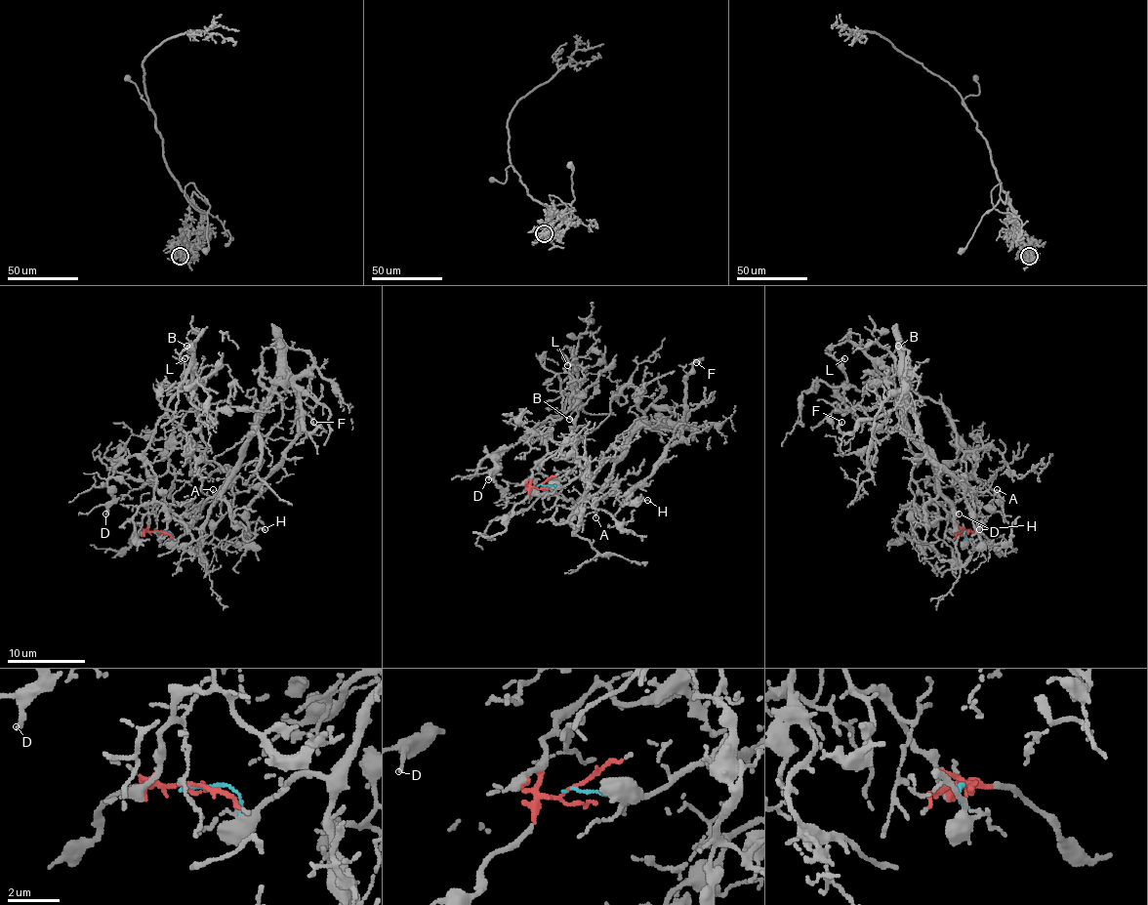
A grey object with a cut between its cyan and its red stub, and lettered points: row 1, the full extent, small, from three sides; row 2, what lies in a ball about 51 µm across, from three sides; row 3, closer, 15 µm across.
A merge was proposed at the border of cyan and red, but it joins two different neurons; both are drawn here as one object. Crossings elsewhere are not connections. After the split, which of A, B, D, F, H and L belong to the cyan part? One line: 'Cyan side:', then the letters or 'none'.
Cyan side: A, F, H

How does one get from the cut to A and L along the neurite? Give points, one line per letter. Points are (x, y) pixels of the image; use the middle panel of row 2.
A: (541, 483), (560, 485), (615, 461), (615, 470), (584, 505), (586, 514), (595, 516)
L: (541, 483), (531, 485), (531, 470), (547, 445), (527, 433), (562, 416), (578, 369), (566, 348), (568, 365)

